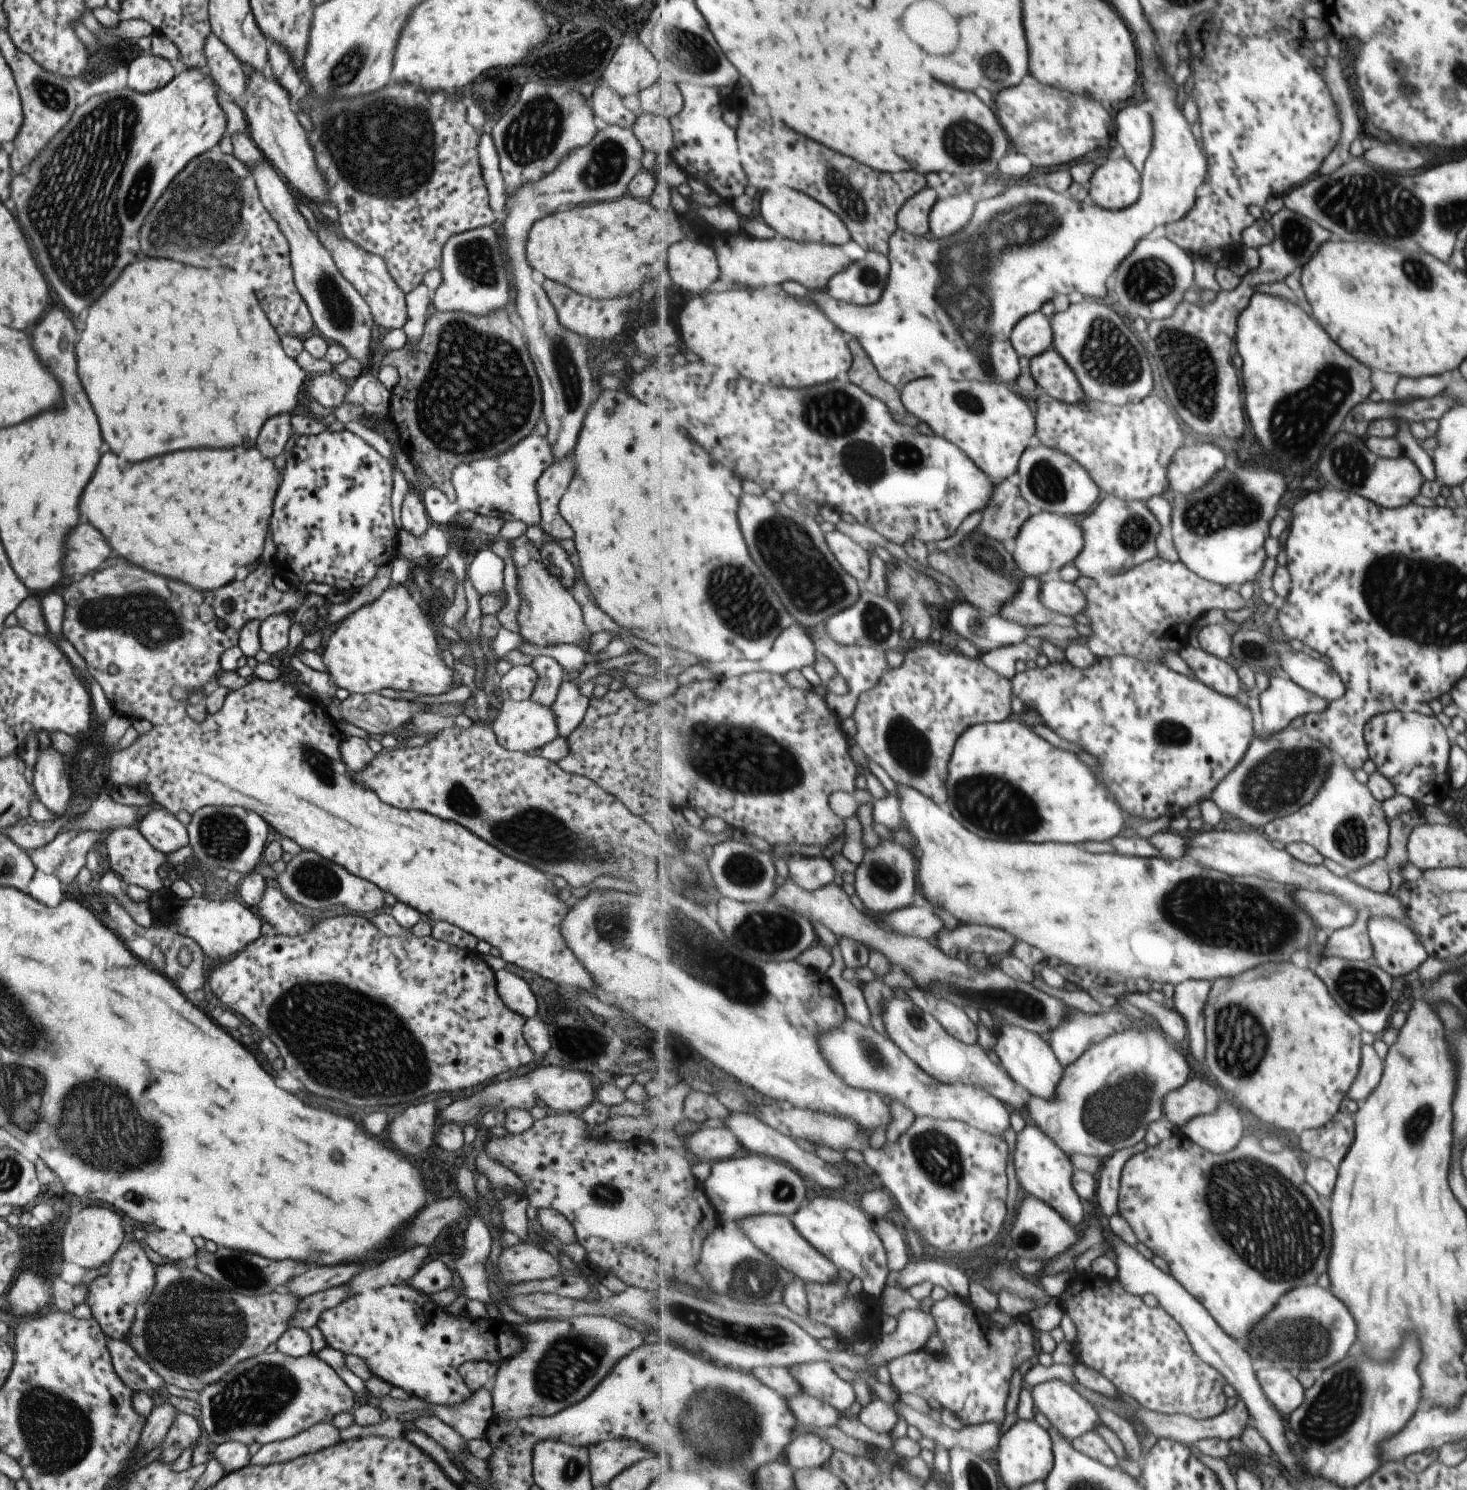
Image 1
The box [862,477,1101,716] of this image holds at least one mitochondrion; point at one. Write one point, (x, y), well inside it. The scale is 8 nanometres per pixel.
(1006, 570)

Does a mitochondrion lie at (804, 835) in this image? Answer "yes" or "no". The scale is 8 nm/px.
no

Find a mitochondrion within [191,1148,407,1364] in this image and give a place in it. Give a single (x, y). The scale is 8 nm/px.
(241, 1271)

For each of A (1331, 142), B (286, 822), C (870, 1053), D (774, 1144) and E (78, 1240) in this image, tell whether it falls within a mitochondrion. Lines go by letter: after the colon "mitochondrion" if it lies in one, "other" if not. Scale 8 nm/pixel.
A: other
B: other
C: mitochondrion
D: other
E: other

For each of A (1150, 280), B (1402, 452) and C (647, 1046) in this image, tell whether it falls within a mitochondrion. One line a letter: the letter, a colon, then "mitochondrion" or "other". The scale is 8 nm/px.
A: mitochondrion
B: other
C: other

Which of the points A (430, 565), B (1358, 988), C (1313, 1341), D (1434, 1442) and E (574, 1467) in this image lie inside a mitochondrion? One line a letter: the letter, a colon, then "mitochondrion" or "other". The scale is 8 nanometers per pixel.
A: other
B: mitochondrion
C: mitochondrion
D: other
E: mitochondrion

